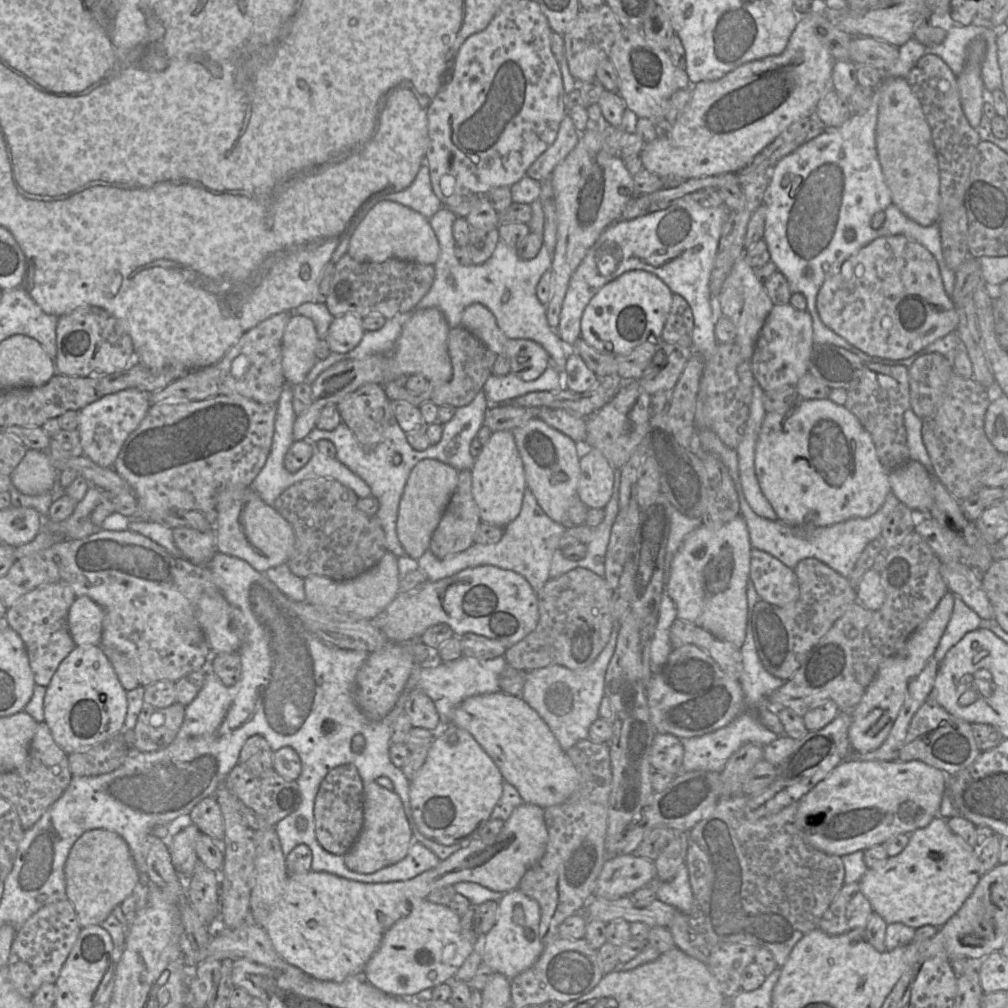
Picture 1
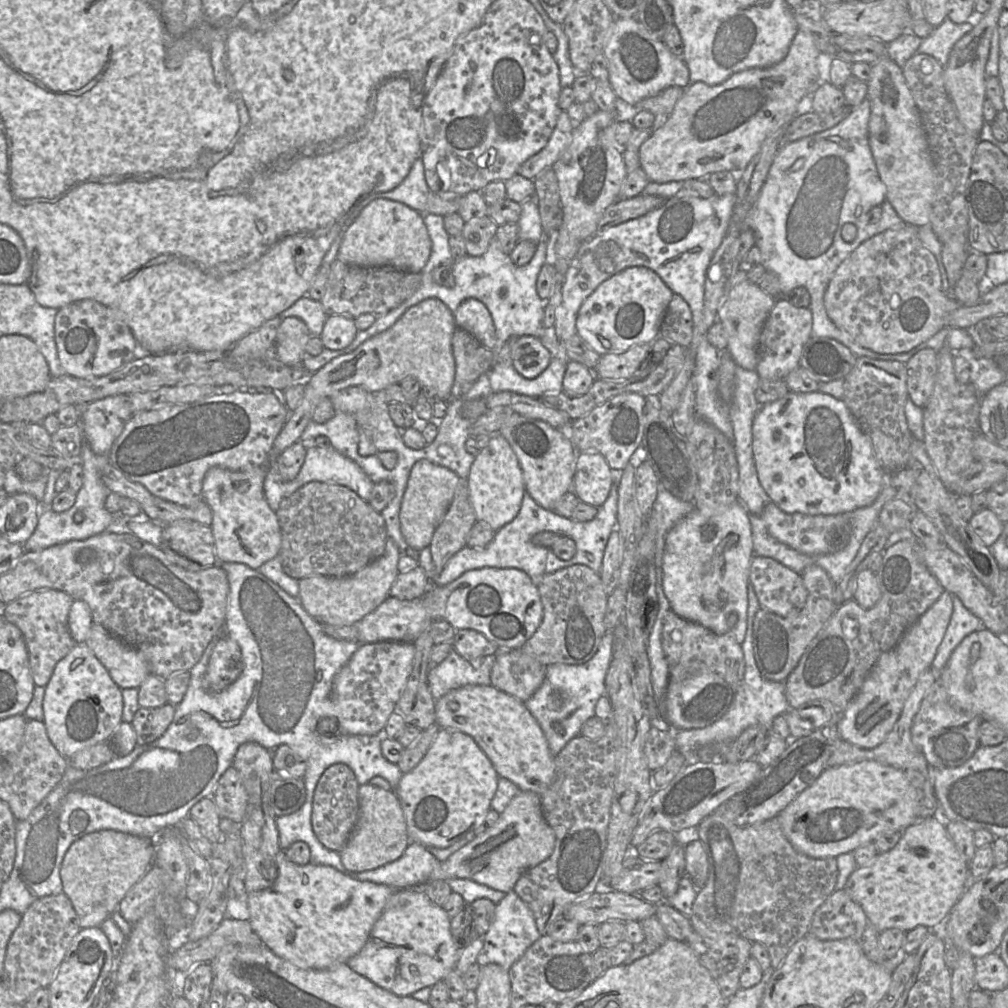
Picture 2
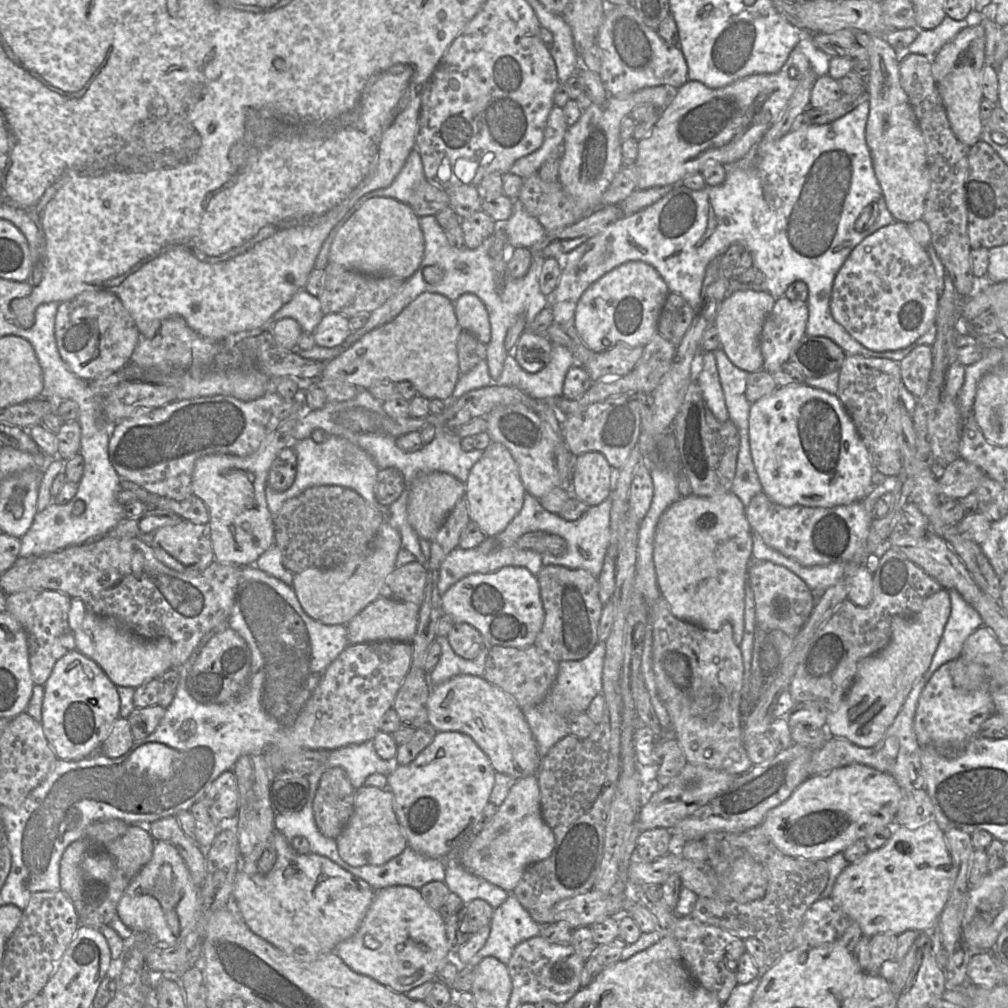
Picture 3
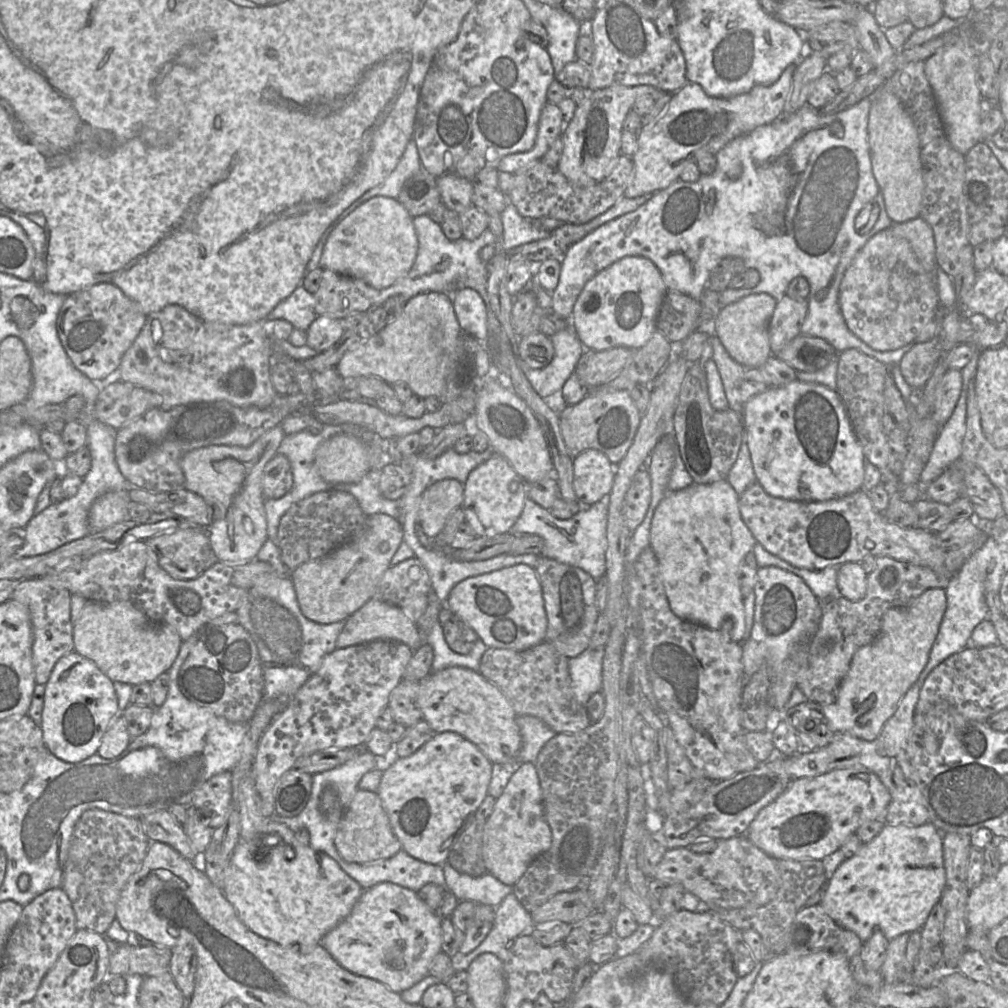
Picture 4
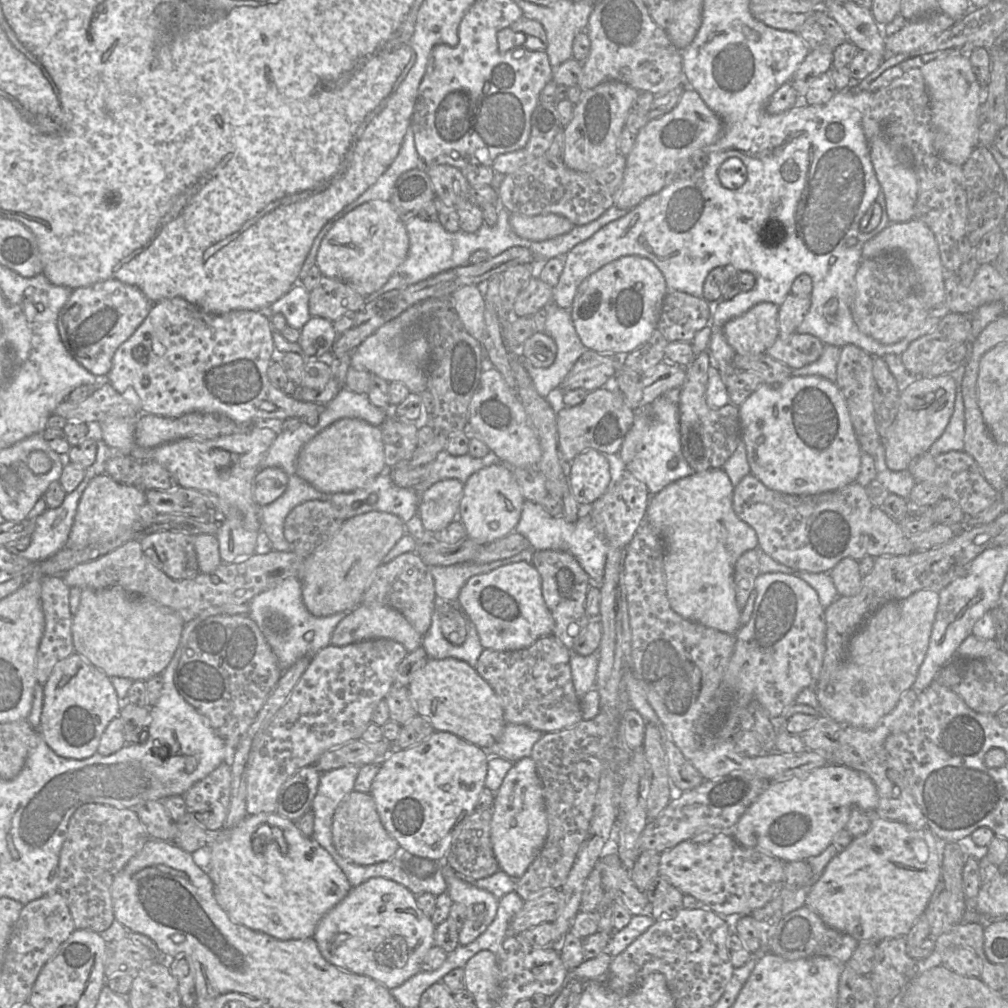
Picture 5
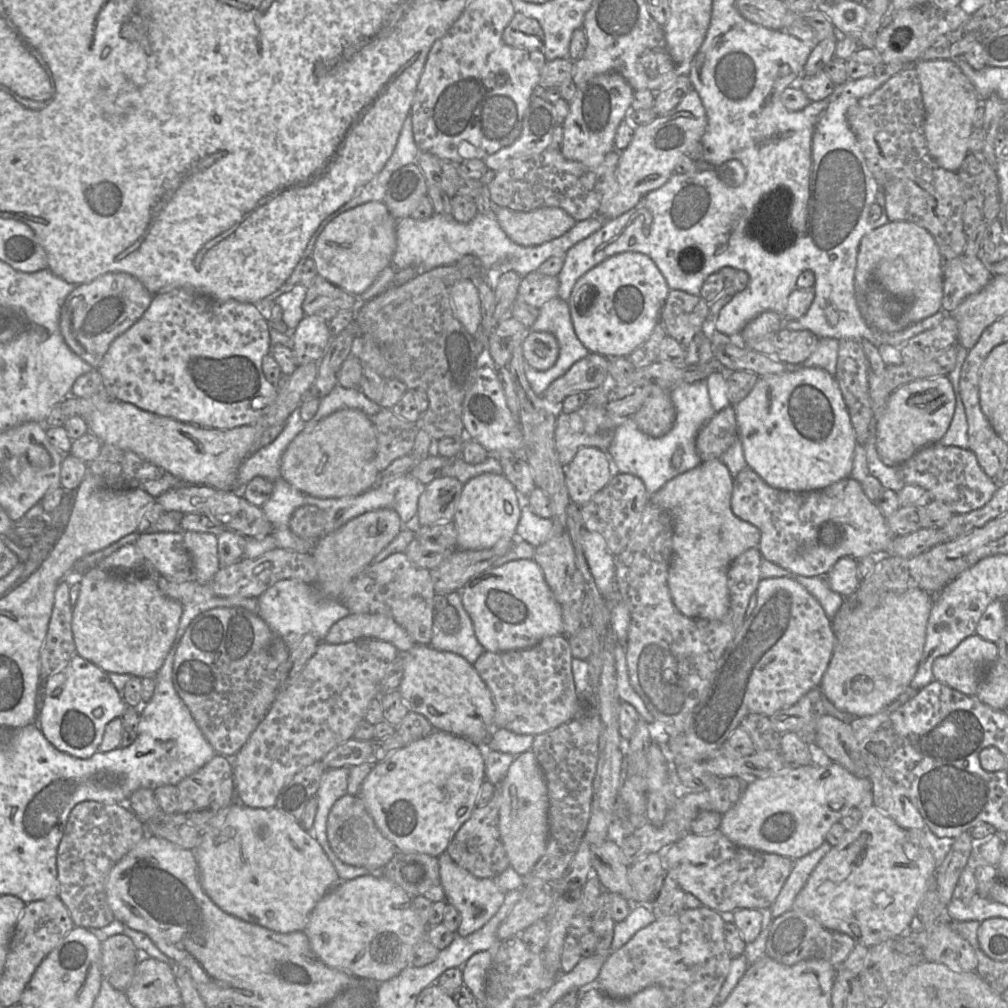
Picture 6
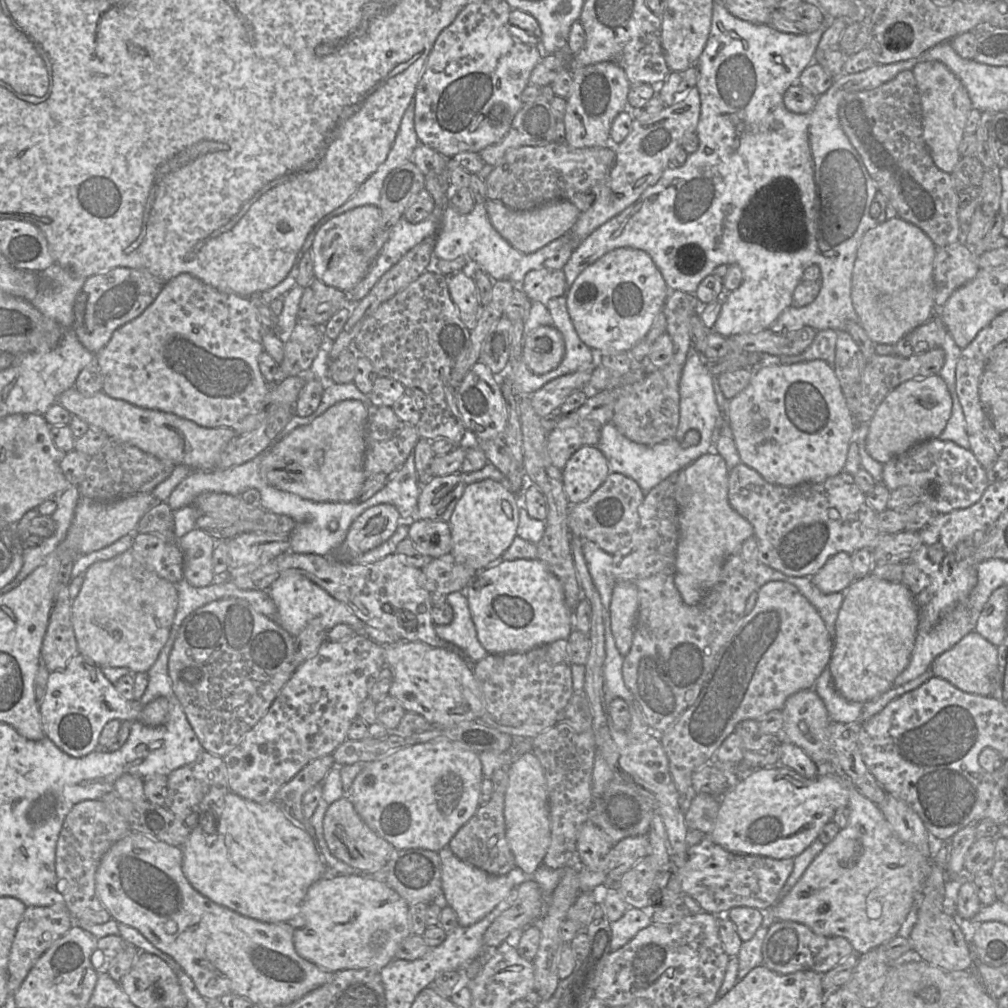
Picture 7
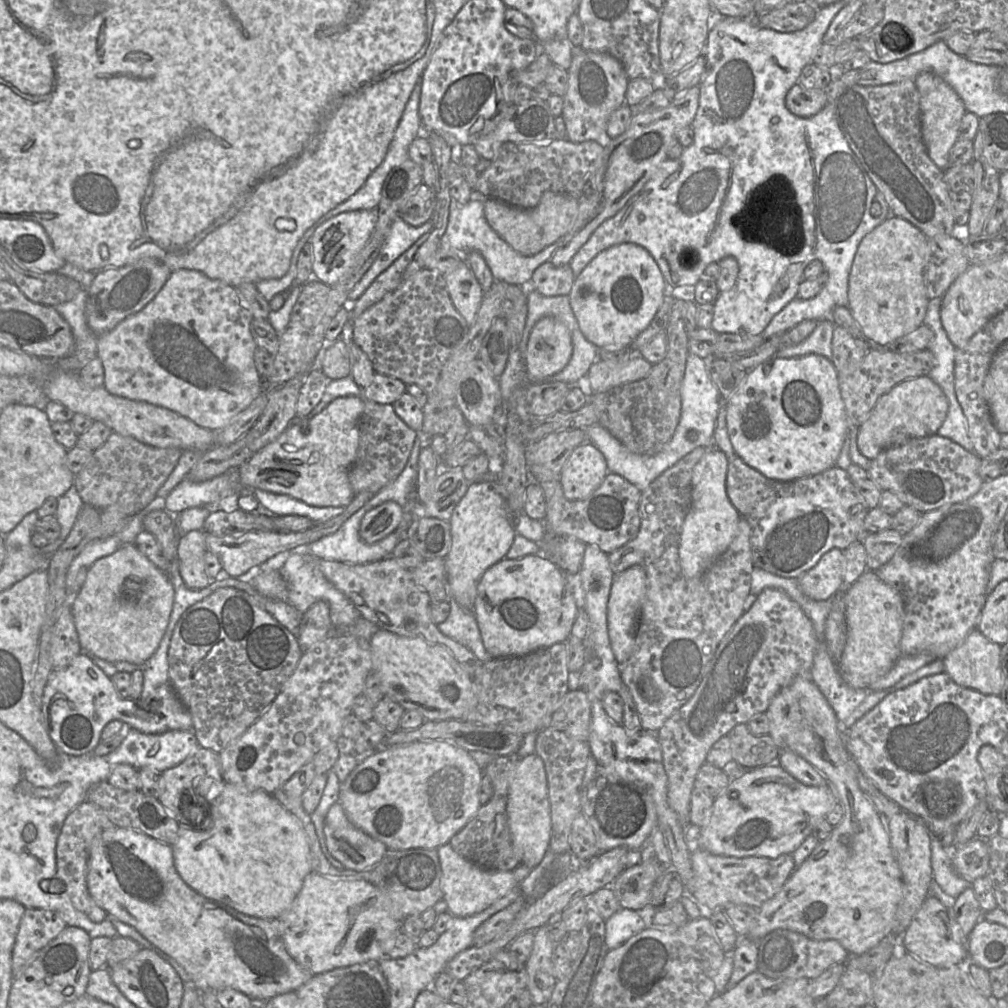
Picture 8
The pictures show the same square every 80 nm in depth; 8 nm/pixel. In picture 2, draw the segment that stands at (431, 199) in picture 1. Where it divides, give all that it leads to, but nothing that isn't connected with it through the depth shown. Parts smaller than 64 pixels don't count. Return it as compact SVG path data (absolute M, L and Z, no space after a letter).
M419 156L400 185L387 192L375 193L356 207L360 206L361 211L370 201L383 198L402 202L419 213L426 213L429 192L430 189L425 178L424 163Z

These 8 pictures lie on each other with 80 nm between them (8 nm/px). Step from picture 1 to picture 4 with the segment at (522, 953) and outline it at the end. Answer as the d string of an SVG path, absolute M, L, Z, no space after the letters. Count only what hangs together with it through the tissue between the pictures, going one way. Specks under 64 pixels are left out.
M514 893L507 895L495 908L493 927L483 942L472 952L462 954L459 951L451 957L453 969L467 971L470 964L483 953L493 953L501 961L507 959L508 944L524 934L530 934L535 928L531 914L519 902Z

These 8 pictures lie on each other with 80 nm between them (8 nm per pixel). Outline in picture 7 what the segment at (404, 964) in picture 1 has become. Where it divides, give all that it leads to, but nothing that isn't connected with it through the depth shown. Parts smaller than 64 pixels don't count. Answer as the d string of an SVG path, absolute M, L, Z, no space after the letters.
M360 873L333 874L313 883L306 893L299 913L287 923L294 929L293 942L298 955L331 973L348 969L381 971L396 959L400 944L412 934L408 903L386 884Z

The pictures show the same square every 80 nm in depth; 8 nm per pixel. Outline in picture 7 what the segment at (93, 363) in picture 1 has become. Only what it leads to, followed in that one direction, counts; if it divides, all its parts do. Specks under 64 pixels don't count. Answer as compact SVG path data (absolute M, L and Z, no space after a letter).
M115 267L86 279L74 303L73 329L81 344L97 354L113 333L139 317L161 292L164 282L142 268Z

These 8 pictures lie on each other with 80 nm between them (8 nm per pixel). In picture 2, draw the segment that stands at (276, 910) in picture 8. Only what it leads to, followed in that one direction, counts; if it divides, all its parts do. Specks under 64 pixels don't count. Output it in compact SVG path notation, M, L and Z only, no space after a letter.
M284 850L276 857L278 876L270 888L248 893L249 923L263 944L280 958L301 969L324 970L334 964L347 963L366 944L373 926L381 916L387 900L395 891L385 884L361 881L329 865L291 862Z

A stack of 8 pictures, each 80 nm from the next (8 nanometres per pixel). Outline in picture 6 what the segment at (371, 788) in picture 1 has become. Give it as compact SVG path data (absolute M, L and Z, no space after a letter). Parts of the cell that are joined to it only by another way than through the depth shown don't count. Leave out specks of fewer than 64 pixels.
M345 794L330 810L327 820L328 842L336 856L345 864L381 871L393 858L397 849L376 826L359 795Z

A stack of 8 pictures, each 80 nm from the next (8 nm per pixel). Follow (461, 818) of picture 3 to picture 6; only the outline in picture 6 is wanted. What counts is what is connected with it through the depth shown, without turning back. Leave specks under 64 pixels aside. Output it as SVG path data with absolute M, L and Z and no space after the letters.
M433 731L375 764L358 795L397 851L438 858L471 817L484 781L483 746L448 732Z

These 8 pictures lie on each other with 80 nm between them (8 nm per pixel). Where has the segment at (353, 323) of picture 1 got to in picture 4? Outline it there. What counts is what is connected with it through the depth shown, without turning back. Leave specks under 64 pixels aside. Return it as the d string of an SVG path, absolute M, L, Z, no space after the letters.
M318 315L306 331L306 345L318 354L322 353L332 347L341 338L344 331L340 319Z

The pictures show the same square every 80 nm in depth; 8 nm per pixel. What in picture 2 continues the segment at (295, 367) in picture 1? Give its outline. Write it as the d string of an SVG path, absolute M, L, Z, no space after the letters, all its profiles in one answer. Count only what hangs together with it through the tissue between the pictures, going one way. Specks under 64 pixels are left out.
M287 317L281 322L276 336L276 353L287 366L303 363L305 346L311 337L307 325L298 317Z

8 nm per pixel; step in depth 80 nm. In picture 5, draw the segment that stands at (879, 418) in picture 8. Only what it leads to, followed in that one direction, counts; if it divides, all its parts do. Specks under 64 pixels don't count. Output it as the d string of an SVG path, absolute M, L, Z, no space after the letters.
M951 374L920 376L902 386L896 417L885 437L885 463L891 471L906 470L917 457L928 452L944 432L954 410L956 384Z

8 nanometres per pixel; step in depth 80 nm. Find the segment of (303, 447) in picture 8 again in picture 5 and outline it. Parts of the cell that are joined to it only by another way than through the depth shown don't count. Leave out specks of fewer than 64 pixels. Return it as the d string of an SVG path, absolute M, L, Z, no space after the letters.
M359 418L339 419L319 432L302 447L296 462L296 474L324 493L352 492L362 488L381 473L387 473L387 469L380 428Z

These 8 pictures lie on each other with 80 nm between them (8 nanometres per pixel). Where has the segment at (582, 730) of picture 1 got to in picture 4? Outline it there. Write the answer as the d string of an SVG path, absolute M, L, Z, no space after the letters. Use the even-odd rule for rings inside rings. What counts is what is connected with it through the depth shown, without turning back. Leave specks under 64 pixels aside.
M588 648L579 656L570 658L568 670L572 692L581 705L602 689L604 648ZM517 716L522 746L518 755L519 763L536 763L537 757L543 746L556 735L548 725L534 716Z

